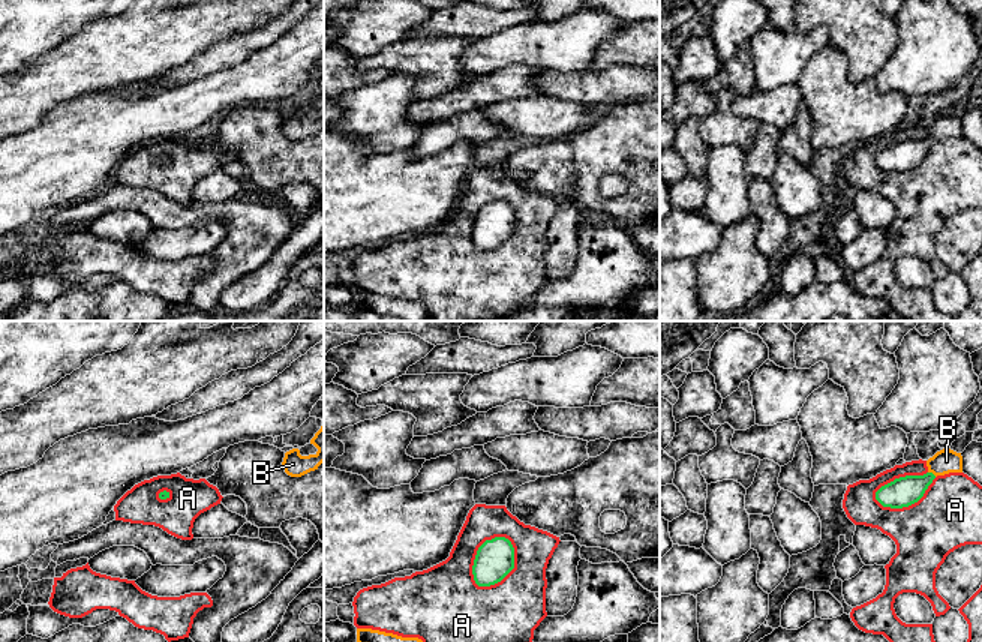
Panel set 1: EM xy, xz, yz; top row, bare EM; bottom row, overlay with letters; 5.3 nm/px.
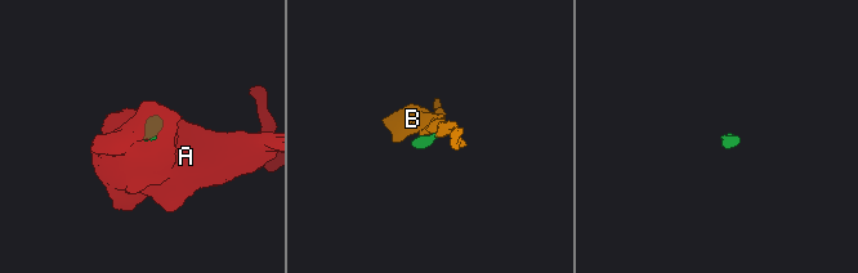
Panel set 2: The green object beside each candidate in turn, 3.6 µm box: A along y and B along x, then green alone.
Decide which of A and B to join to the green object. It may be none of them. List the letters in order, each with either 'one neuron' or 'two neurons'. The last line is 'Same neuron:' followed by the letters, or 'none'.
A: two neurons
B: one neuron
Same neuron: B

